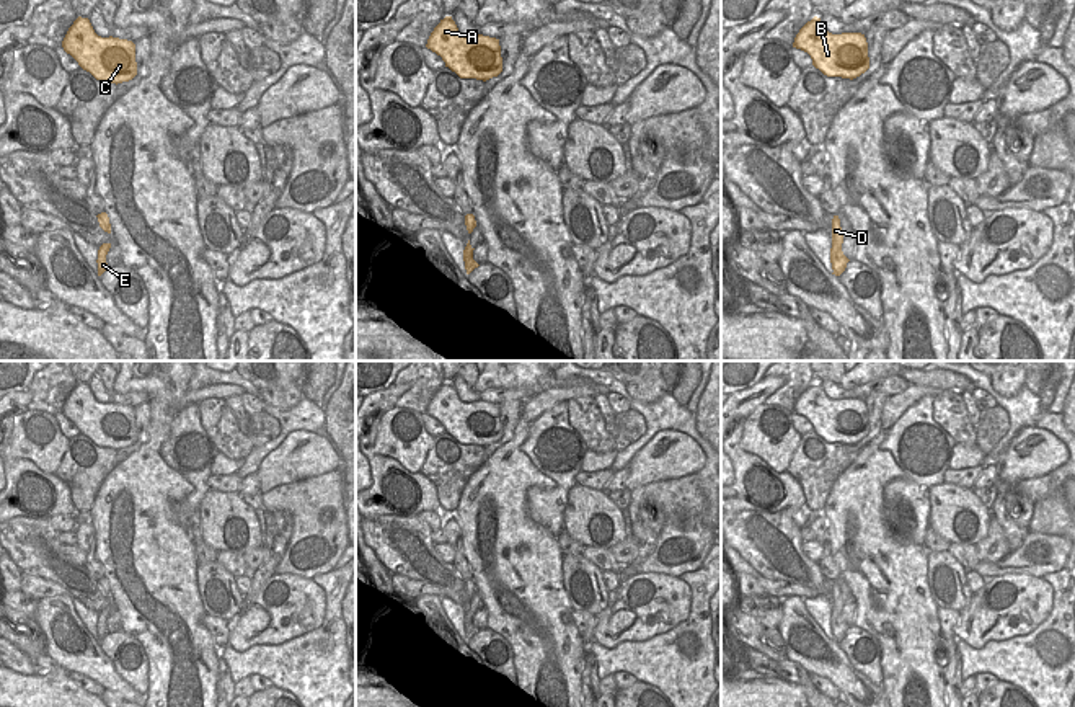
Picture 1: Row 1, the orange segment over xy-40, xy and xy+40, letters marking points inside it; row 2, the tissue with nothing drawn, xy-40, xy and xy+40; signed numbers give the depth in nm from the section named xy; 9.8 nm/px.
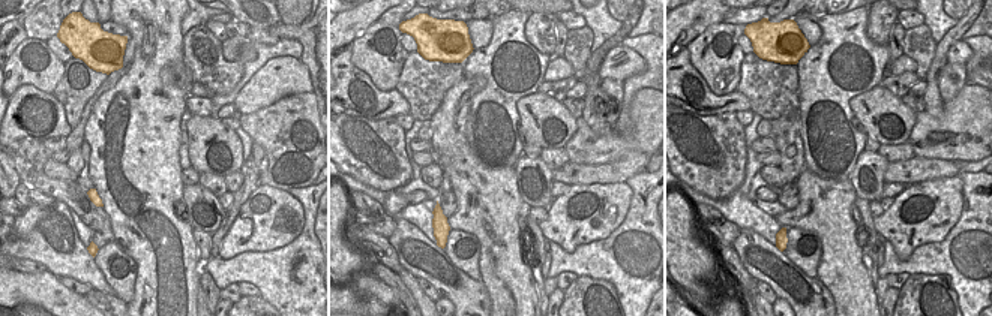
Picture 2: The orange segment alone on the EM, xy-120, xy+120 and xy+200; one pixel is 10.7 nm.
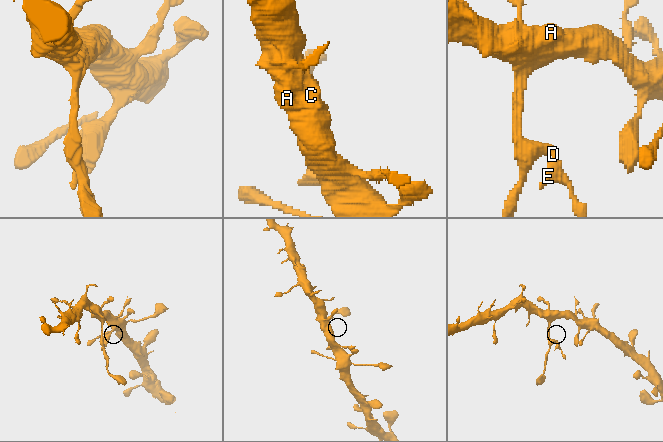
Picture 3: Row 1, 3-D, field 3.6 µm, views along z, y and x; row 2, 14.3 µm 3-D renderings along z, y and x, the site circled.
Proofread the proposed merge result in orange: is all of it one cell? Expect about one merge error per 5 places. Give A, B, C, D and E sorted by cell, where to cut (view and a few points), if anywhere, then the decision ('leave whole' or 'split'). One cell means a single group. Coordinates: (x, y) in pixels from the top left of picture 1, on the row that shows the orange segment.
A B C D E | no cut | leave whole

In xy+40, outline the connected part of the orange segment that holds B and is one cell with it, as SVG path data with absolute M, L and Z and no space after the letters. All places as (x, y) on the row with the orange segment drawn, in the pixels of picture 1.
M817 16L799 29L793 47L807 52L812 59L812 65L827 77L853 80L869 69L865 34L832 34Z

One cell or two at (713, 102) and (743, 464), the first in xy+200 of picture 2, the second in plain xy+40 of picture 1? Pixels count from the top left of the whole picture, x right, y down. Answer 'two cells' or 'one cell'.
one cell

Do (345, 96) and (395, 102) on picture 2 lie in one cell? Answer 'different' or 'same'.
same

